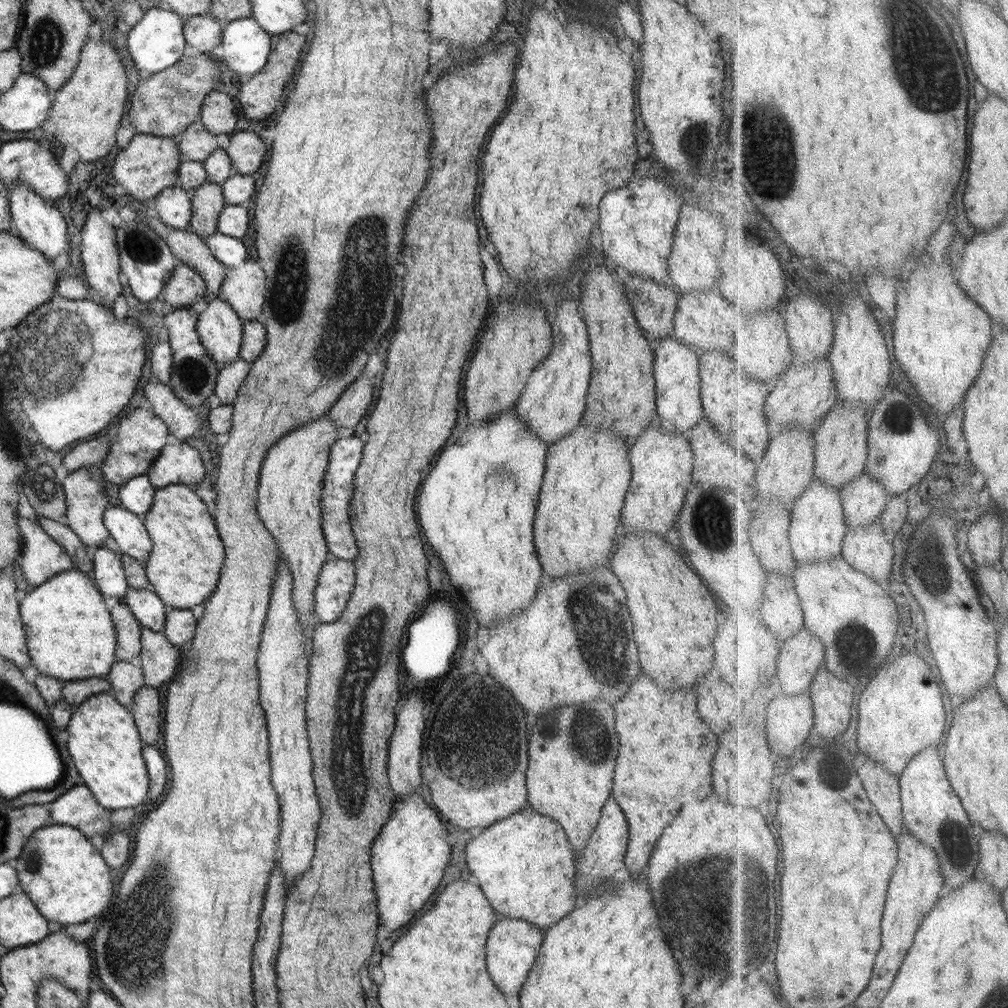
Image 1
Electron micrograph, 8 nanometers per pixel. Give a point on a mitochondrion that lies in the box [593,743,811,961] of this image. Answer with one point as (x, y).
(689, 893)

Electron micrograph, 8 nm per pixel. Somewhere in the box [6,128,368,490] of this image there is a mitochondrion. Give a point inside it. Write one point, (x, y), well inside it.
(62, 341)

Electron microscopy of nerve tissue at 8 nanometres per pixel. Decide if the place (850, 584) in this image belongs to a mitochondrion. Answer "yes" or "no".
no

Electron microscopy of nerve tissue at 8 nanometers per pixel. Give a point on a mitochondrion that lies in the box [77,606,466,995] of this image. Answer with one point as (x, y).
(151, 935)

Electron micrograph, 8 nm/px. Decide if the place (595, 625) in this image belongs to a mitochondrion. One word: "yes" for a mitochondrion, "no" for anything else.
yes

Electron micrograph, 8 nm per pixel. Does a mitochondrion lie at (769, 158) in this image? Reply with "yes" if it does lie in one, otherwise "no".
yes

